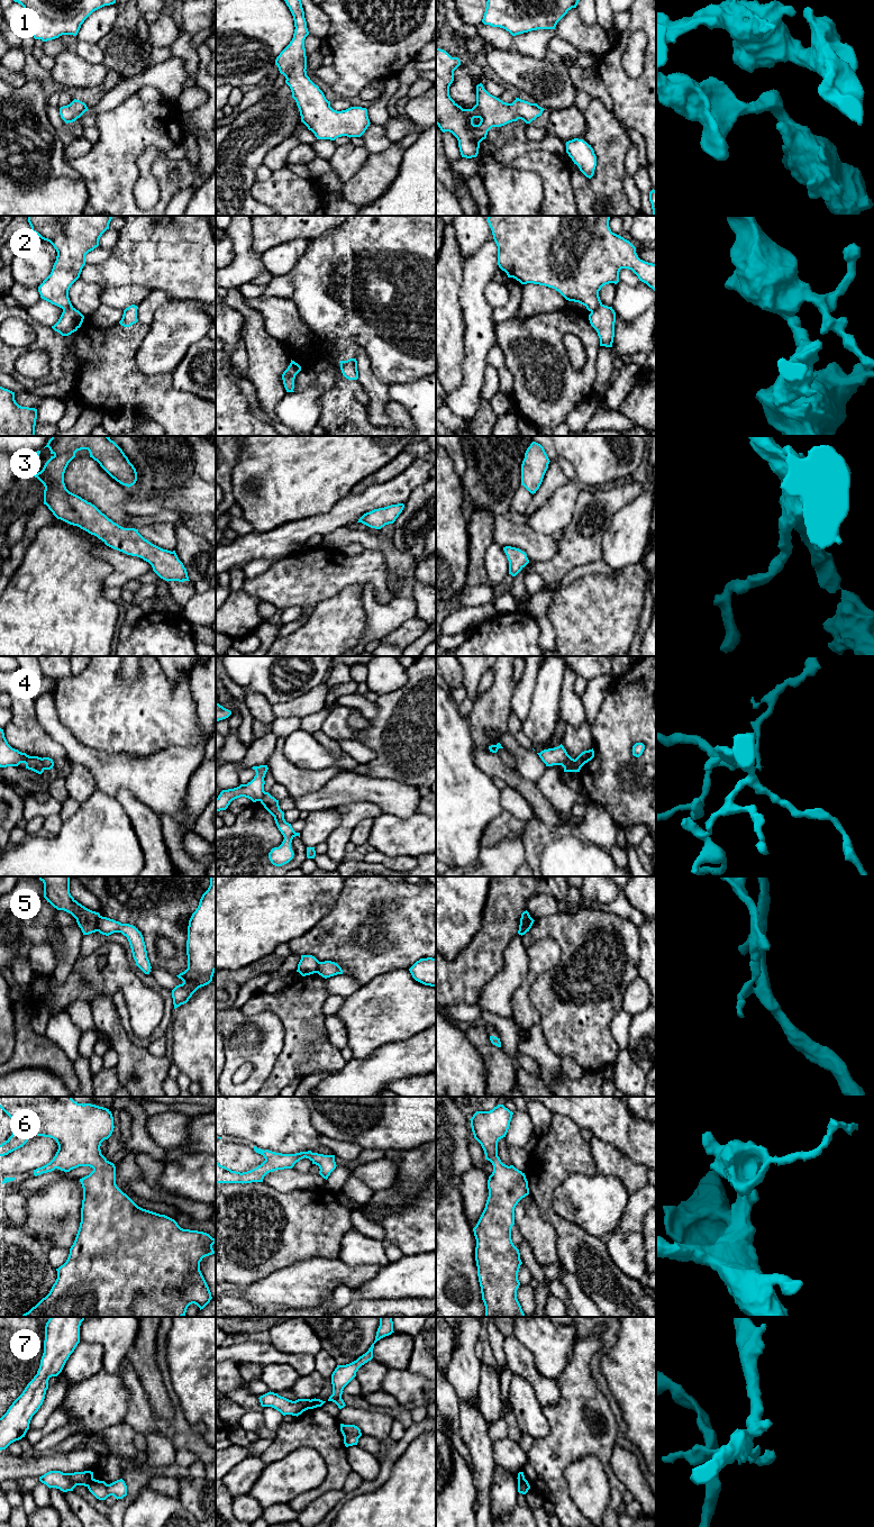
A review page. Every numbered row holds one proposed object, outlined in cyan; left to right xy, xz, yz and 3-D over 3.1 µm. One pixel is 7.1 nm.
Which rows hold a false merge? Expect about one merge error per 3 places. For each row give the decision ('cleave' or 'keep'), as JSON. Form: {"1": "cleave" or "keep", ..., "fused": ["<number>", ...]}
{"1": "keep", "2": "cleave", "3": "keep", "4": "cleave", "5": "cleave", "6": "keep", "7": "cleave", "fused": ["2", "4", "5", "7"]}

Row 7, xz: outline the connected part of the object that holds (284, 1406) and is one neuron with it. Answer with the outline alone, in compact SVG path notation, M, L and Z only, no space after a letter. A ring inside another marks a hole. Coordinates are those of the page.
M271 1391L261 1396L258 1399L262 1407L272 1407L283 1416L292 1415L297 1417L308 1410L311 1402L310 1399L298 1399L292 1401Z

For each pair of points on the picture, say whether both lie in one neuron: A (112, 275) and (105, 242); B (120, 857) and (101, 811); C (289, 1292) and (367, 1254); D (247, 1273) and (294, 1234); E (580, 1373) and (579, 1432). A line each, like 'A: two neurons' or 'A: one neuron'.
A: two neurons
B: one neuron
C: two neurons
D: one neuron
E: one neuron

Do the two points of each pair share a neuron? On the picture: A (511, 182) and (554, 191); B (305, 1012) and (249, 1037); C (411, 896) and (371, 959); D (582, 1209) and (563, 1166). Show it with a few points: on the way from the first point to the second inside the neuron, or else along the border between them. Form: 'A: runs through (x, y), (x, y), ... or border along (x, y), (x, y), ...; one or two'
A: border along (525, 170), (536, 172), (540, 178), (543, 203); two
B: border along (256, 1012), (279, 1018), (283, 1045); two
C: runs through (411, 912), (389, 937), (385, 946); one
D: border along (593, 1174), (570, 1174), (556, 1188), (553, 1200); two

